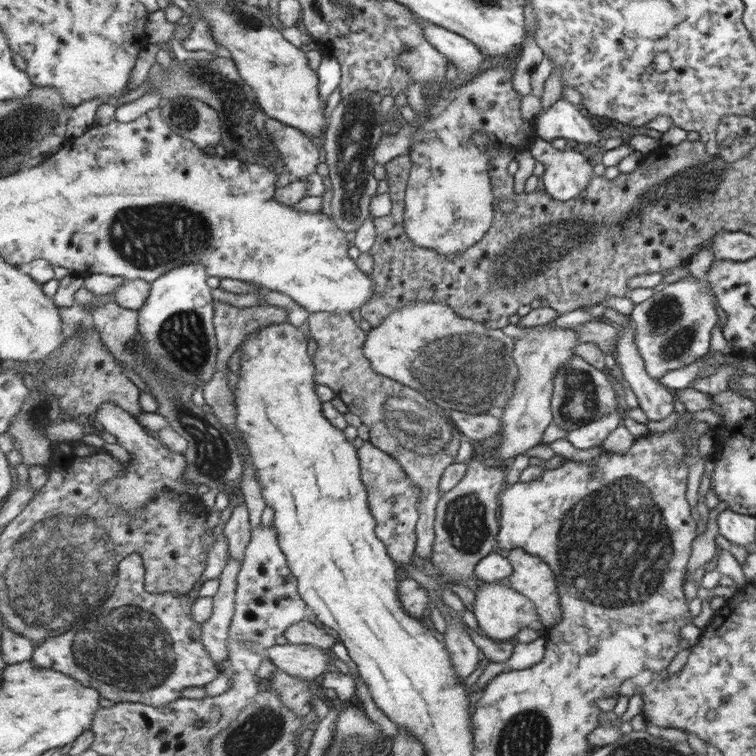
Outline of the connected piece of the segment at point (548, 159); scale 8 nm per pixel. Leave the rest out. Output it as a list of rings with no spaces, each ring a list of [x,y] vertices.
[[[536,136],[527,150],[533,160],[543,164],[543,190],[557,201],[569,201],[577,197],[593,174],[589,162],[578,151],[555,150],[550,141],[541,140]]]

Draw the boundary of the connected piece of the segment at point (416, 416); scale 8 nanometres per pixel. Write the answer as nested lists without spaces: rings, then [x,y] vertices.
[[[310,313],[306,322],[307,332],[314,338],[316,344],[316,350],[312,354],[315,363],[315,382],[328,386],[332,390],[333,396],[337,396],[337,398],[344,401],[346,410],[358,416],[362,424],[368,427],[367,441],[397,460],[407,478],[421,492],[421,503],[418,505],[418,526],[415,526],[415,534],[418,535],[418,546],[415,549],[415,554],[420,561],[428,561],[434,541],[434,532],[432,530],[435,519],[434,510],[441,494],[438,491],[438,483],[445,468],[453,460],[455,463],[459,432],[457,432],[457,436],[453,434],[455,440],[451,440],[451,425],[447,420],[447,414],[436,401],[432,401],[429,396],[426,396],[425,393],[420,393],[419,390],[412,389],[400,382],[380,375],[370,366],[369,359],[362,353],[362,345],[367,340],[368,332],[363,330],[363,326],[359,326],[359,322],[355,322],[355,318],[351,317],[351,313]]]

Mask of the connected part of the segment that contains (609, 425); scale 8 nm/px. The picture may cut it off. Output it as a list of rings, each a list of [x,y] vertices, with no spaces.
[[[618,404],[618,410],[608,412],[605,416],[586,424],[585,426],[570,430],[566,434],[566,440],[576,449],[585,450],[595,448],[607,438],[610,432],[613,432],[619,421],[622,421],[622,411]]]

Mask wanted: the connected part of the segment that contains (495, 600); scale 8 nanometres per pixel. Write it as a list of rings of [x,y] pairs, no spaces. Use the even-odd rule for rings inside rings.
[[[480,582],[474,594],[472,609],[478,626],[477,631],[498,643],[517,635],[519,629],[527,627],[535,629],[543,638],[547,634],[547,627],[539,621],[537,607],[531,603],[531,600],[527,599],[527,596],[519,594],[514,588]]]

